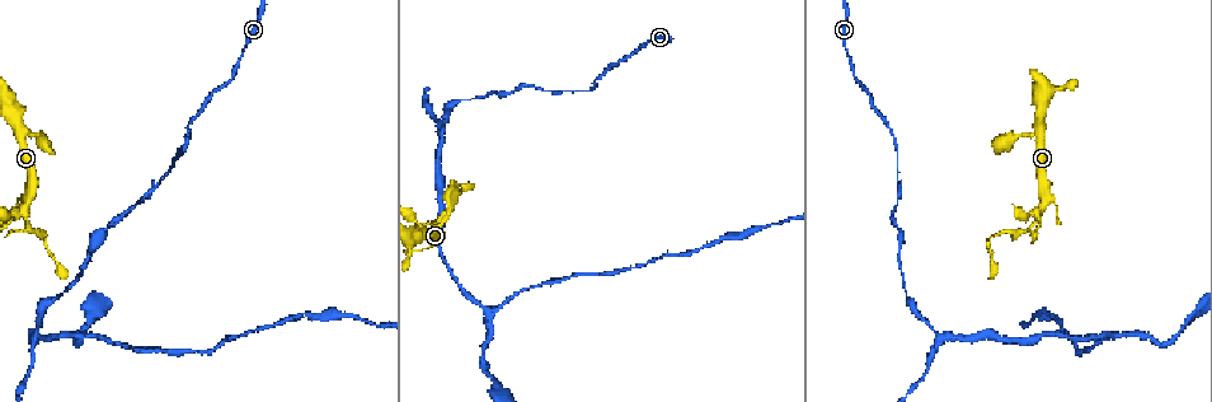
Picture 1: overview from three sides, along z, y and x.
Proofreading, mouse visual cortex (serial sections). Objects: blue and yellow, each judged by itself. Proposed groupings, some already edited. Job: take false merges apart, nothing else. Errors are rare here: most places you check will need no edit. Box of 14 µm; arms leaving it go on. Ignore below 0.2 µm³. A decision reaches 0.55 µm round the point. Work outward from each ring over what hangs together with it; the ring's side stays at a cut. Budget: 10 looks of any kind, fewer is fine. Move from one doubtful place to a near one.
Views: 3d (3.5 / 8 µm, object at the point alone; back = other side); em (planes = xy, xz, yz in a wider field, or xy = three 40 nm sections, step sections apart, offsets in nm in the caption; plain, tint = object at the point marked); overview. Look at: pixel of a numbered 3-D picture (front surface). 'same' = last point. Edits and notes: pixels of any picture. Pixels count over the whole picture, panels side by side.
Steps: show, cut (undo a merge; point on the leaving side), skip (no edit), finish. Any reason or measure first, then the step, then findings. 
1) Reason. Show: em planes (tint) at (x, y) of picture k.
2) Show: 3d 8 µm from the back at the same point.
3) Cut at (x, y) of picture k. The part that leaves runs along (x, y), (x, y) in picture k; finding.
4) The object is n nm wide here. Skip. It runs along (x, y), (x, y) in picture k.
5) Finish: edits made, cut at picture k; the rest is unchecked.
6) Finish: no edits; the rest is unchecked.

Narrows sharply. Show: 3d 8 µm from the back at (174, 167) of picture 1.

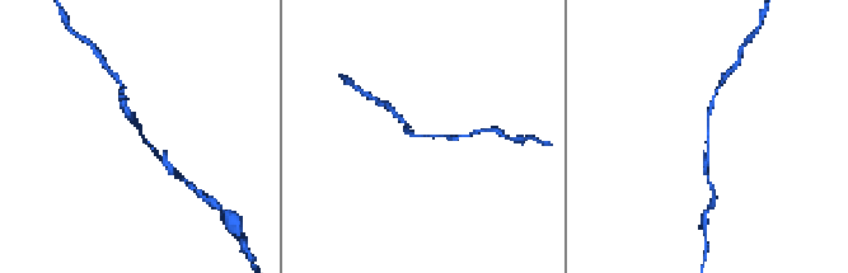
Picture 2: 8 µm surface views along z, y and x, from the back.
Show: 3d 3.5 µm at (140, 134) of picture 2.

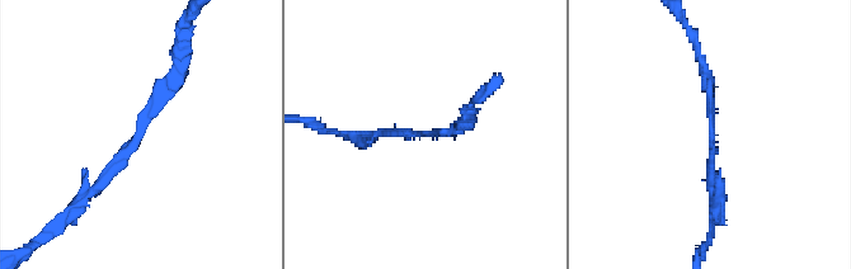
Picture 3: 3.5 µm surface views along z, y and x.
The arms are 150, 150 nm wide. Show: em xy step 3 (tint) at (712, 129) of picture 3.

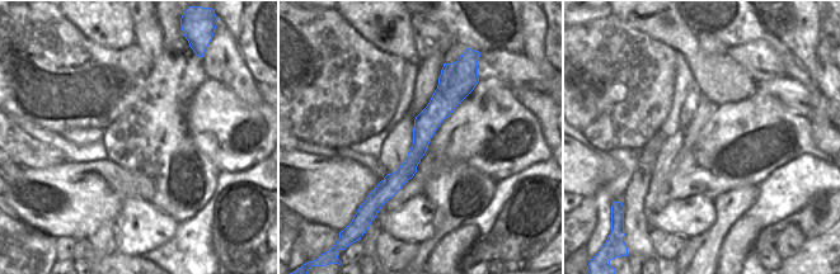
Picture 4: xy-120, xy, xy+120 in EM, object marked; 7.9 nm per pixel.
Skip. All the same cell.

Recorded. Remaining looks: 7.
Thin neck. Show: 3d 3.5 µm at (89, 252) of picture 1.

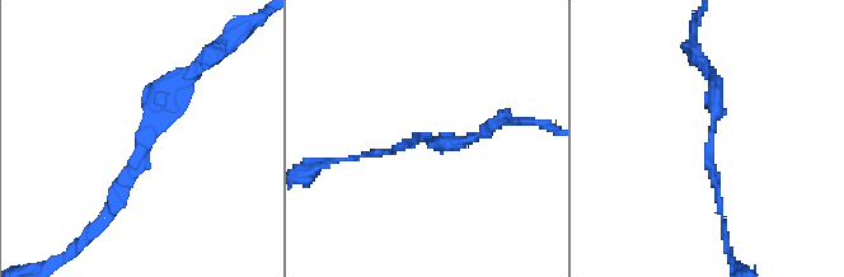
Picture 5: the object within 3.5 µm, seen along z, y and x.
The arms are 100, 200 nm wide. Show: em planes (tint) at (711, 144) of picture 5.

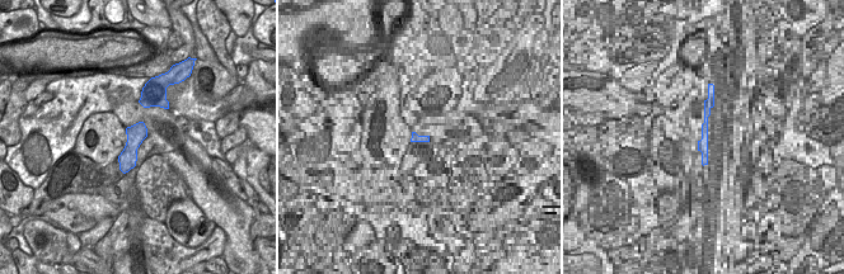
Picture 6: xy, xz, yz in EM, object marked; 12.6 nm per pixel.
Skip. It runs along (188, 71), (153, 103), (109, 216) in picture 5; all the same cell.

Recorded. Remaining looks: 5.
Thin neck. Show: 3d 8 µm from the back at (939, 337) of picture 1.

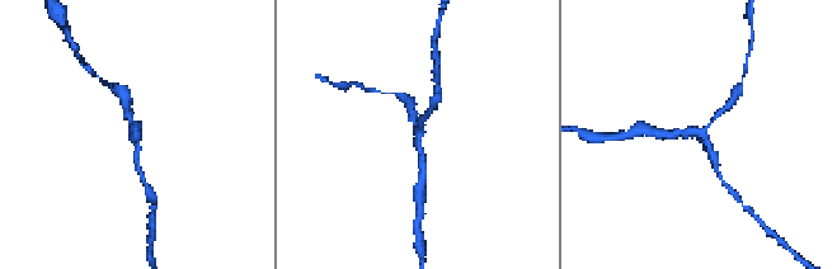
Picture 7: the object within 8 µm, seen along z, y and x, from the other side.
3 arms meet here; the arms are 200, 200, 200 nm wide. Show: em xy step 2 (tint) at (703, 129) of picture 7.

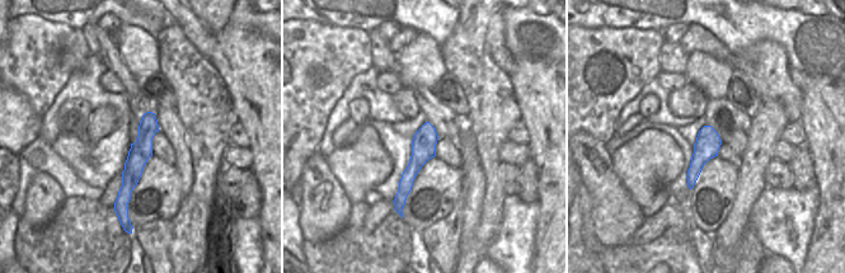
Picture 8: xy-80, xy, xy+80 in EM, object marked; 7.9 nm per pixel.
Skip. It runs along (151, 116), (122, 199) in picture 8; all the same cell.

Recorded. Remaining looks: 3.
Three arms meet. Show: 3d 3.5 µm from the back at (1118, 336) of picture 1.

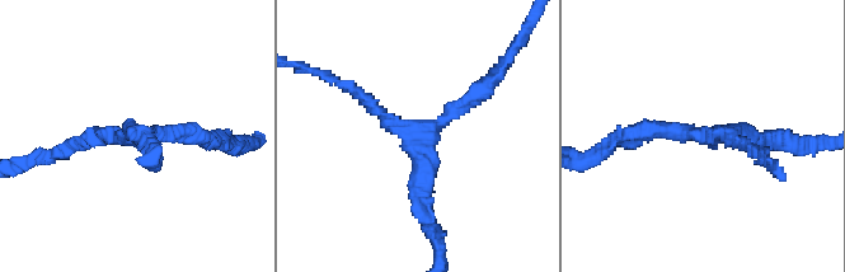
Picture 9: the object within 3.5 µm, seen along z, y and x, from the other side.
Shape alone is not enough. Show: em xy step 2 (tint) at (421, 132) of picture 9.

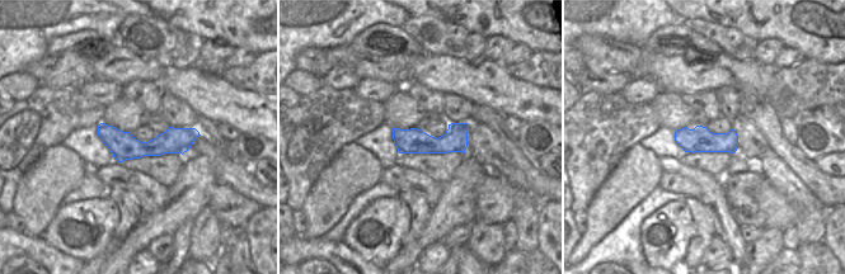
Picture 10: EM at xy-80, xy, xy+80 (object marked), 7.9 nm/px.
The arms are 150, 200, 200 nm wide. Skip. It runs along (101, 128), (126, 147), (195, 133) in picture 10; one cell here.

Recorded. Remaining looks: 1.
Finish: no edits; the rest is unchecked.

